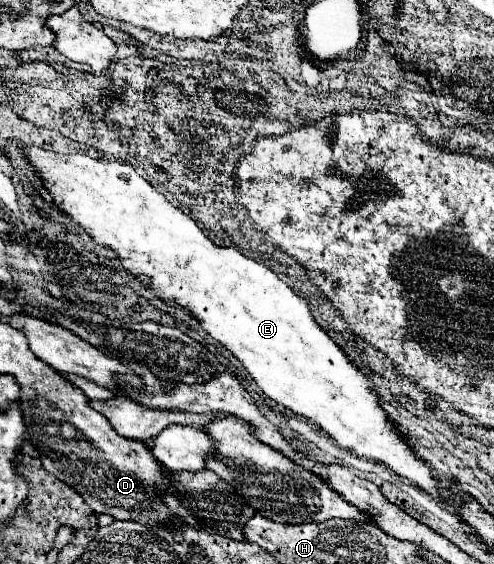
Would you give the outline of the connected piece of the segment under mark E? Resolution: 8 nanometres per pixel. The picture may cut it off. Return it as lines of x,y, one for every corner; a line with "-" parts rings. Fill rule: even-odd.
23,146
23,154
33,166
35,176
41,180
41,186
49,194
51,202
63,214
71,216
71,220
81,226
97,244
111,248
119,258
123,270
151,288
161,302
181,308
191,318
195,318
213,340
217,340
231,356
235,356
243,364
243,368
267,398
325,430
341,448
347,448
361,458
385,464
395,474
415,482
437,502
443,502
439,496
439,482
431,474
429,464
419,460
413,454
413,448
389,424
389,416
379,406
378,395
371,380
341,352
341,348
327,336
327,332
317,326
307,302
297,296
265,264
243,256
241,252
237,252
237,248
213,244
211,238
205,236
203,230
195,224
195,220
175,208
163,192
143,180
129,164
103,162
85,154
61,156
35,146

